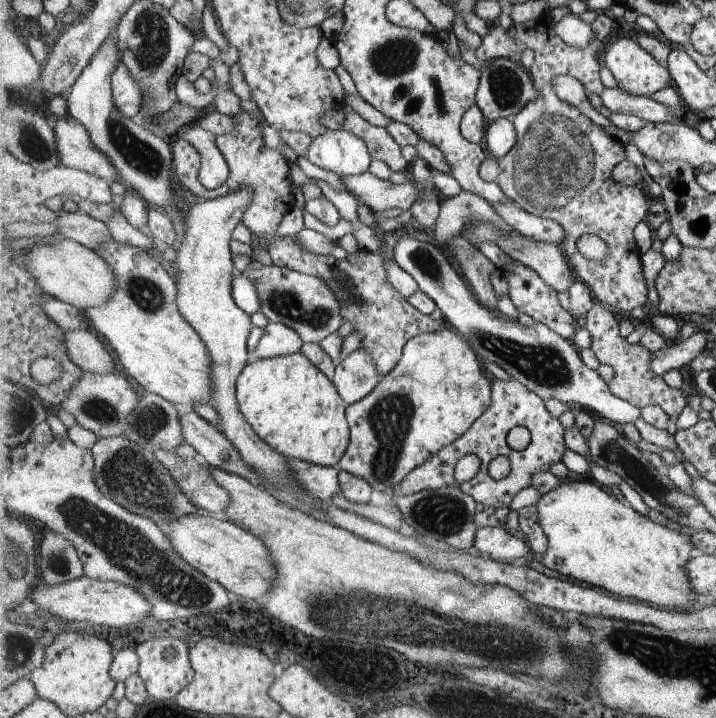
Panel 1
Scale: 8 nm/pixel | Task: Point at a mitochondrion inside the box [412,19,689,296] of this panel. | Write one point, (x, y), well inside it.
(557, 165)

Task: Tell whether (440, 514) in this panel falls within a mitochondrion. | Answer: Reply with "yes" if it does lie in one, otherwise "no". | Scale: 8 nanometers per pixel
yes

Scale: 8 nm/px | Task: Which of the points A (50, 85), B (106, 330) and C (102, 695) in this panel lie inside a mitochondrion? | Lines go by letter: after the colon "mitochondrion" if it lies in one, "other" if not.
A: other
B: other
C: other

